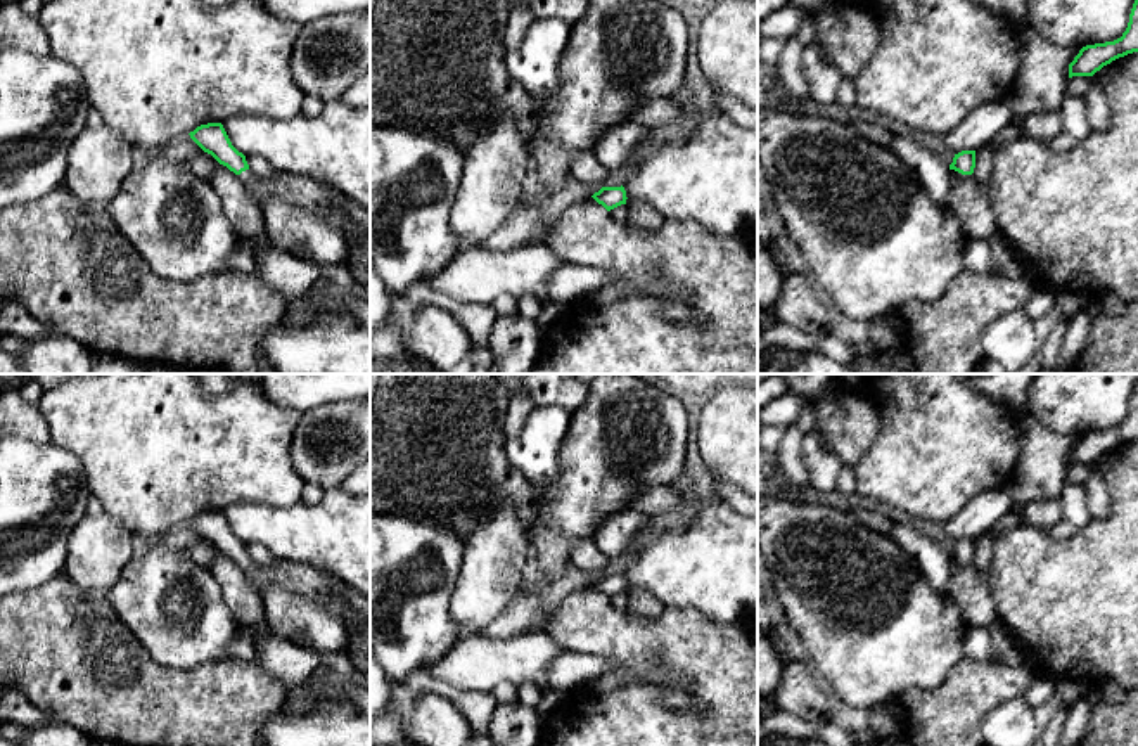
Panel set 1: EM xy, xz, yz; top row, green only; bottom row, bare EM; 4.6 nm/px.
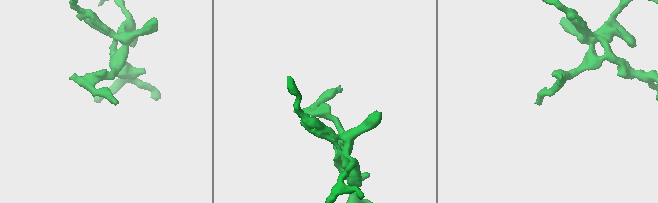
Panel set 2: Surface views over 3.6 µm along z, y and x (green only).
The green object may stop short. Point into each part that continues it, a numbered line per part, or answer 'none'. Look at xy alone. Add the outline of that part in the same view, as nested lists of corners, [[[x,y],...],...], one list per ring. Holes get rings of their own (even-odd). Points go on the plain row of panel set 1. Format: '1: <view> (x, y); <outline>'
1: xy (248, 565); [[[246,557],[240,563],[237,563],[240,566],[240,569],[247,575],[253,576],[258,569],[258,564],[254,563],[253,557]]]

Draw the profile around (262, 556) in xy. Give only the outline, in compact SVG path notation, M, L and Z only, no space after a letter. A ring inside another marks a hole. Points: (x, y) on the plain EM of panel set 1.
M246 543L246 549L258 566L273 566L280 561L261 543Z

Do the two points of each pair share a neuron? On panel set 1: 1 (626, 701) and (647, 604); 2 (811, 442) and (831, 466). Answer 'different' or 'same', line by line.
1: different
2: same

